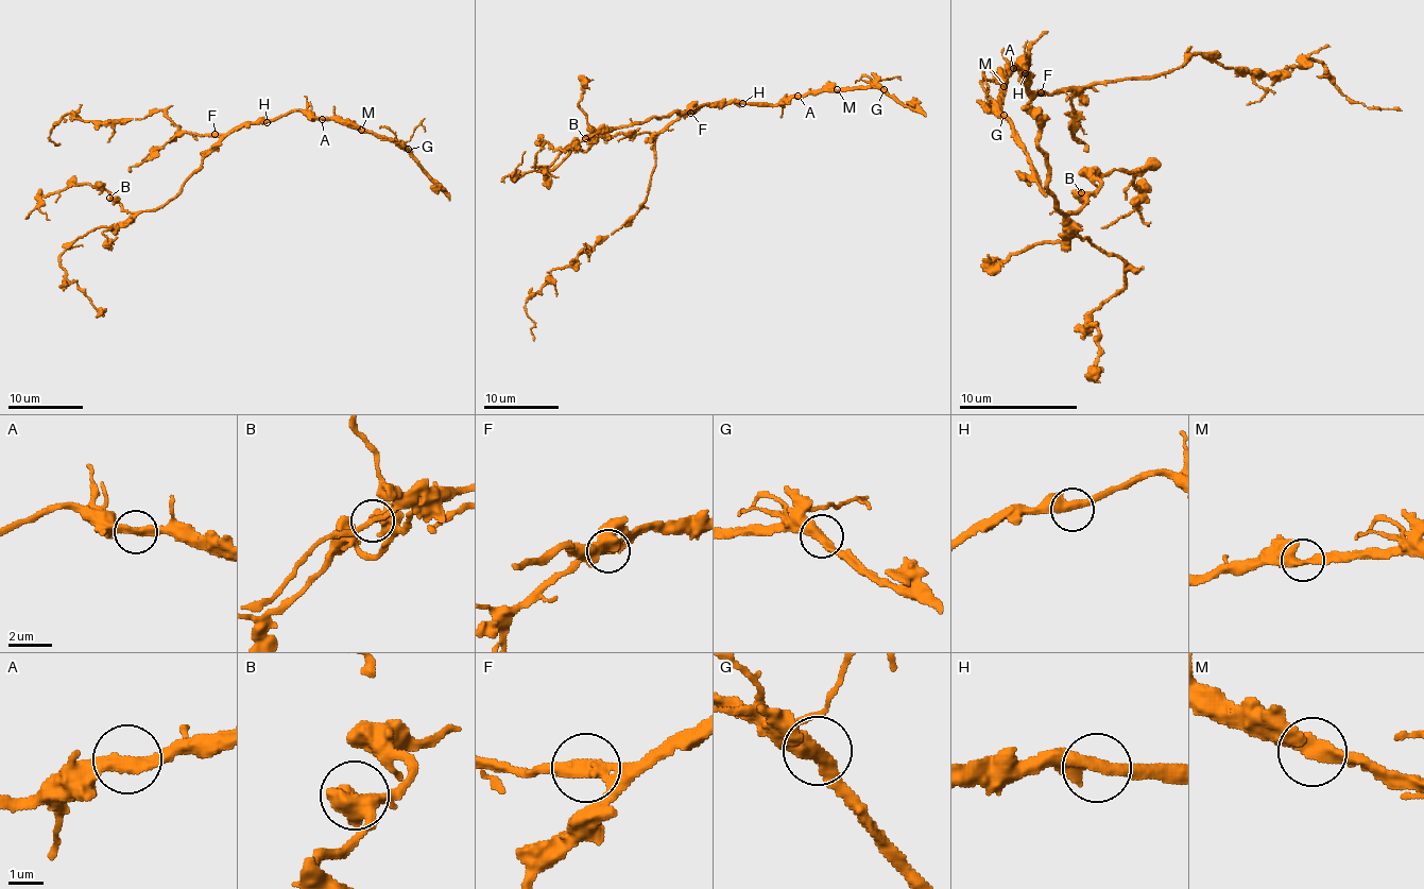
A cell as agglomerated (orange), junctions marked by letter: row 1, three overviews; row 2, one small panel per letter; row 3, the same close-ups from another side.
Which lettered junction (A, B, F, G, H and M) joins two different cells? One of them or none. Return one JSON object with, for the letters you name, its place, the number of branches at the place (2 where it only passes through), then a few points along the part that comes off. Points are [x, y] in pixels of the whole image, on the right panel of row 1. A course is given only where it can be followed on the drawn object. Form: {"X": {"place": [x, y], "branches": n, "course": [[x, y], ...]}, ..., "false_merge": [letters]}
{"false_merge": []}

